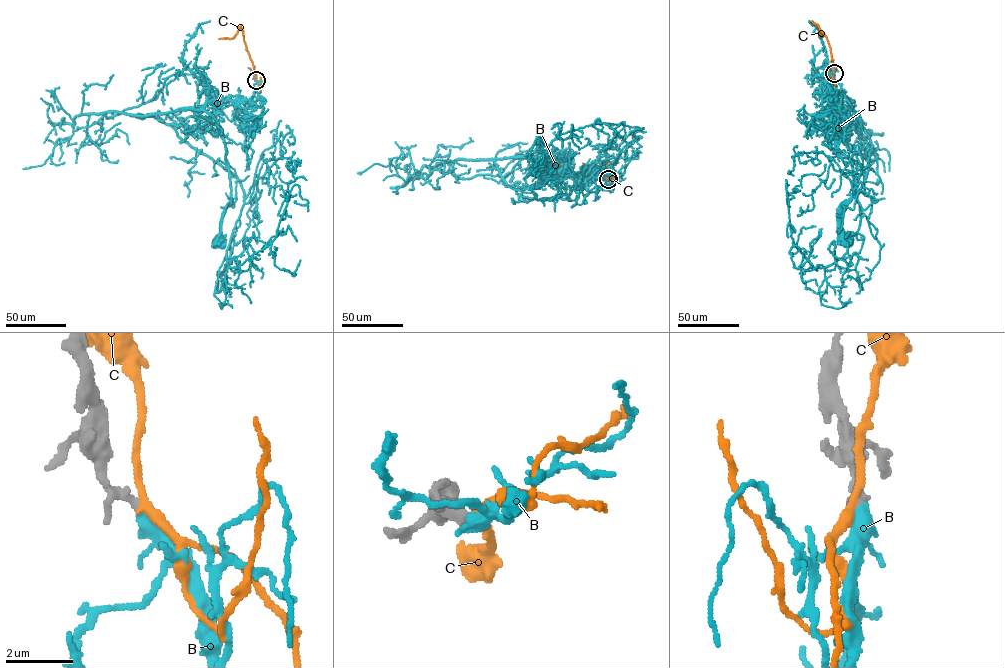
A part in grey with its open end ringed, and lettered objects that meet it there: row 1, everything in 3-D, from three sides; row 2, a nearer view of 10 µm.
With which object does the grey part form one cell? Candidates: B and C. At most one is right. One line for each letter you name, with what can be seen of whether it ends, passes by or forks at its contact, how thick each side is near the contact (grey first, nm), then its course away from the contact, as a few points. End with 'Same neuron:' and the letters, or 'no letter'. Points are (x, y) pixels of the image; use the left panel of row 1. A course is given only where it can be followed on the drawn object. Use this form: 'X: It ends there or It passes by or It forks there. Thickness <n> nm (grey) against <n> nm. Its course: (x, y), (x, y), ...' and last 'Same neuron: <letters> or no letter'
B: It ends there. Thickness 240 nm (grey) against 440 nm. Its course: (256, 80), (250, 104), (217, 99), (204, 109), (218, 123), (227, 153), (230, 200), (220, 222), (221, 241)
Same neuron: B

